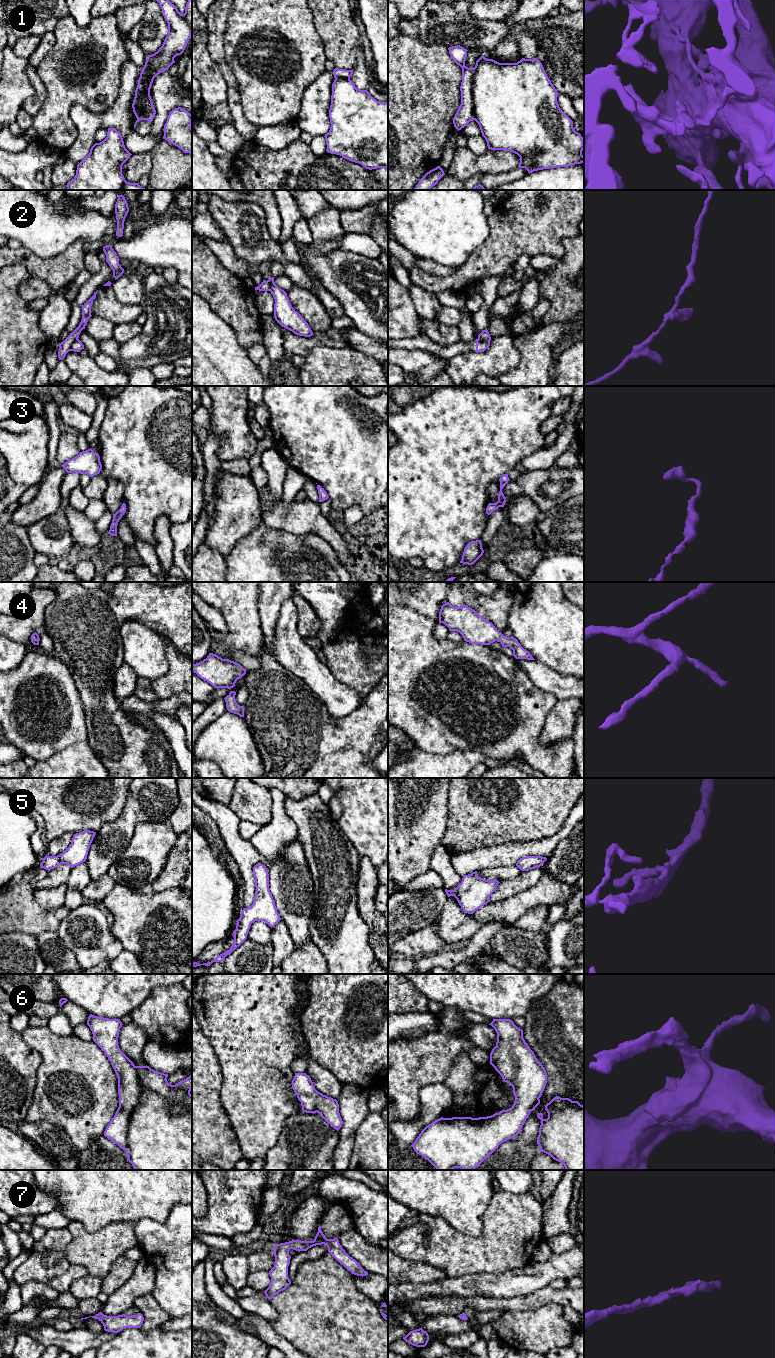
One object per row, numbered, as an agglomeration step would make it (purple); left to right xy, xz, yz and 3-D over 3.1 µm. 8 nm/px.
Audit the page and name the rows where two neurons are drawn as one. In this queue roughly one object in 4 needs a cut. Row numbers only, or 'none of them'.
2

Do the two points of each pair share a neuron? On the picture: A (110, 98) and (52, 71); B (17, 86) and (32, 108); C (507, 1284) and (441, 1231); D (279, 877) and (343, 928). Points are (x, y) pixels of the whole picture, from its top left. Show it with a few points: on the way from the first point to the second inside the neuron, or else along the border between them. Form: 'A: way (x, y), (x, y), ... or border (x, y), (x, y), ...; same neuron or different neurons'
A: way (95, 88), (66, 86); same neuron
B: border (26, 75), (34, 92), (24, 101), (21, 108); different neurons
C: border (518, 1267), (496, 1274), (473, 1273); different neurons
D: border (313, 882), (314, 906), (309, 928); different neurons

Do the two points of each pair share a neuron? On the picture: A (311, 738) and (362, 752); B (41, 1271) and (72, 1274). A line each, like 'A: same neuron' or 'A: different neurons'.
A: same neuron
B: different neurons

